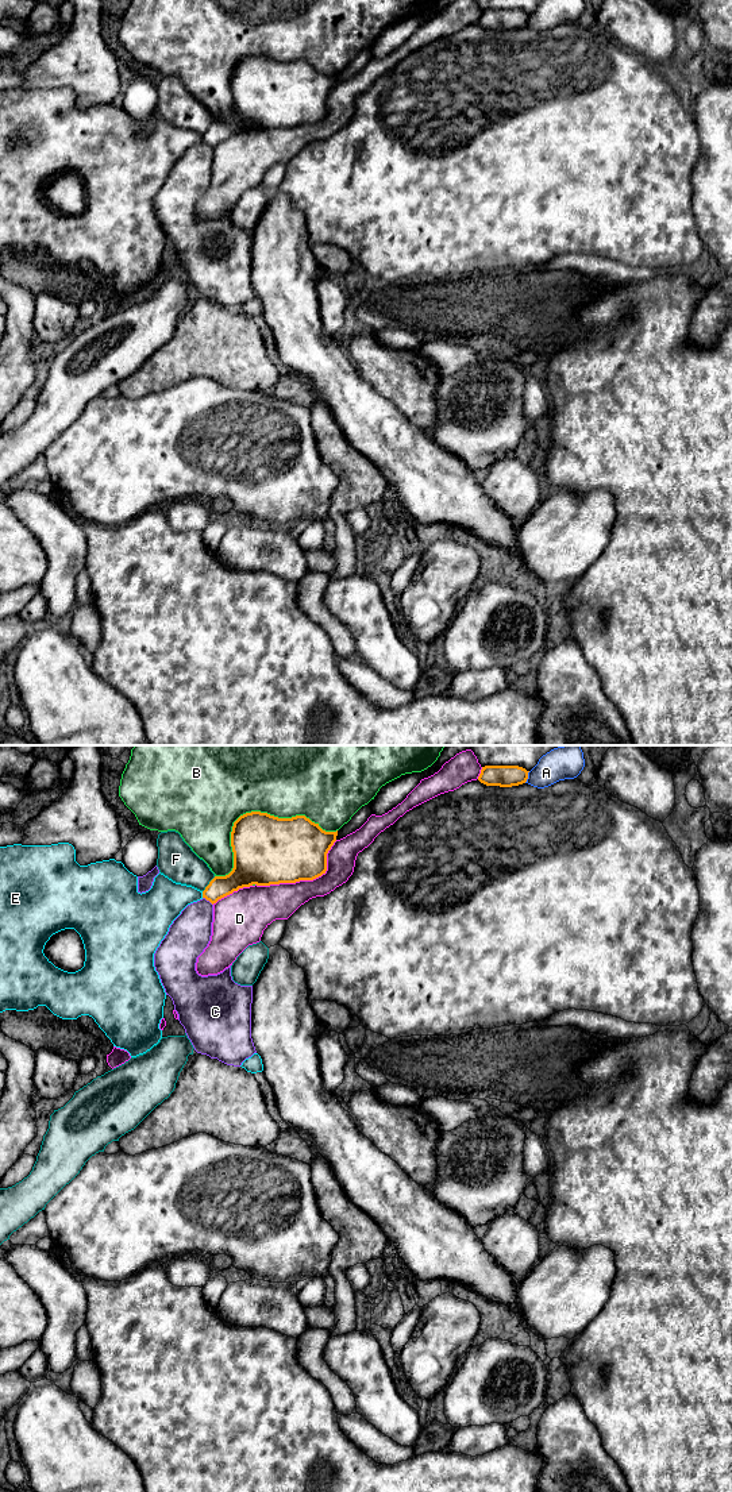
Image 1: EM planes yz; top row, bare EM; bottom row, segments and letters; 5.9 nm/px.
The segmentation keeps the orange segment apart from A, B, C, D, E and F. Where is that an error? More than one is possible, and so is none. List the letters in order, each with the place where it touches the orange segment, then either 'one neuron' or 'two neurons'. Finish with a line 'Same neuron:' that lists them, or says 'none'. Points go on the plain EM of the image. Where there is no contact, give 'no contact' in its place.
A: yz (527, 20) | two neurons
B: yz (253, 56) | two neurons
C: yz (208, 143) | two neurons
D: yz (305, 123) | two neurons
E: yz (203, 138) | two neurons
F: yz (208, 128) | two neurons
Same neuron: none

